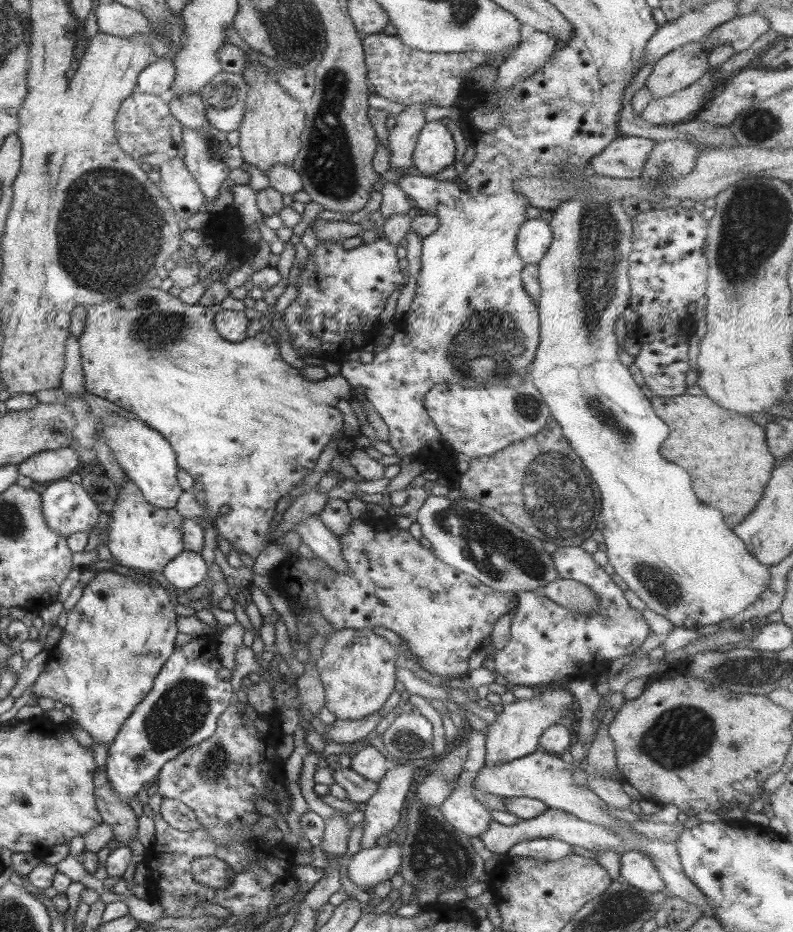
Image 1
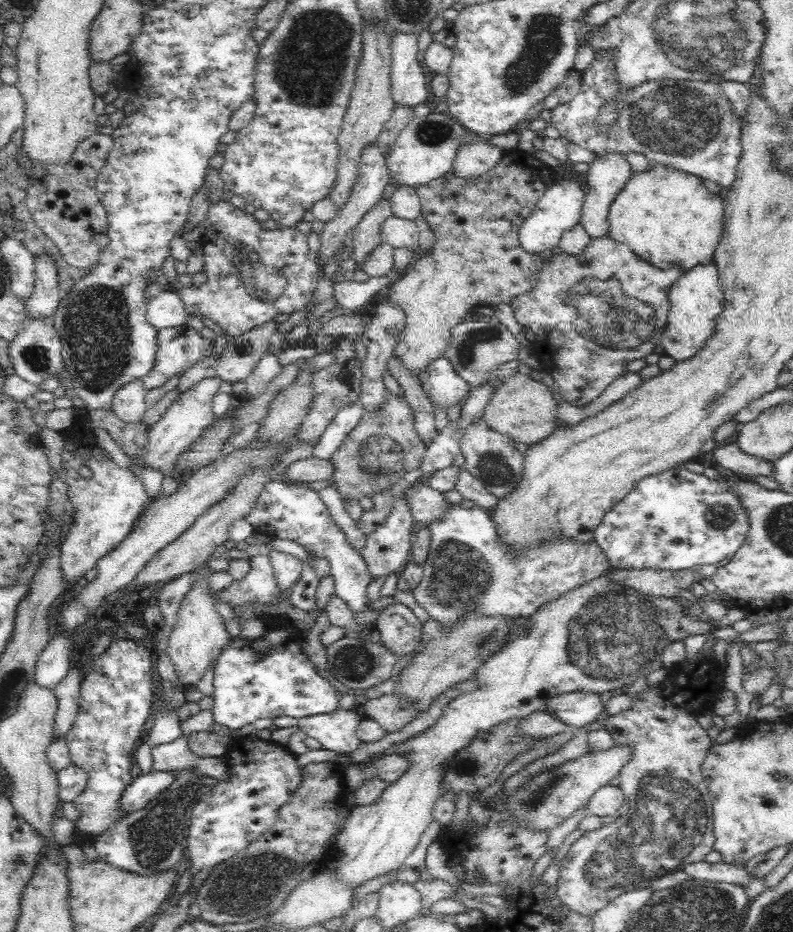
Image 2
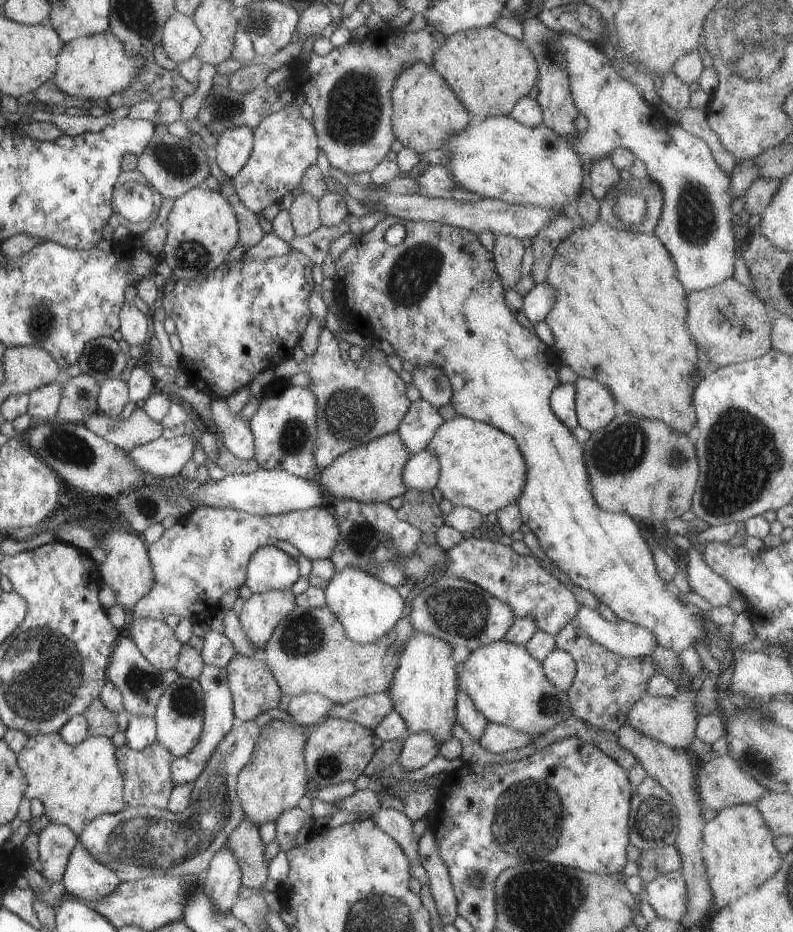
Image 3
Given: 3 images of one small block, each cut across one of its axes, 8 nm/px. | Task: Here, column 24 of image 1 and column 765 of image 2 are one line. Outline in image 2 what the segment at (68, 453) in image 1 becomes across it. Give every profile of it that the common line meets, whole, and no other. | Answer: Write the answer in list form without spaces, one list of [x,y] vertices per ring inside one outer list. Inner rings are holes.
[[[736,444],[717,445],[714,458],[722,468],[728,468],[739,477],[773,476],[773,461],[754,459],[746,455]]]

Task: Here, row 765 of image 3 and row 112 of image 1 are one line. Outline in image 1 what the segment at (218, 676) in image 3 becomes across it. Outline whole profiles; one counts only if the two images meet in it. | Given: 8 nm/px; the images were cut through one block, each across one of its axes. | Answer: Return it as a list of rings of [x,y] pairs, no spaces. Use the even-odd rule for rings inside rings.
[[[181,94],[179,98],[171,98],[167,102],[171,116],[181,123],[184,128],[203,130],[210,128],[205,117],[205,107],[198,94]]]

